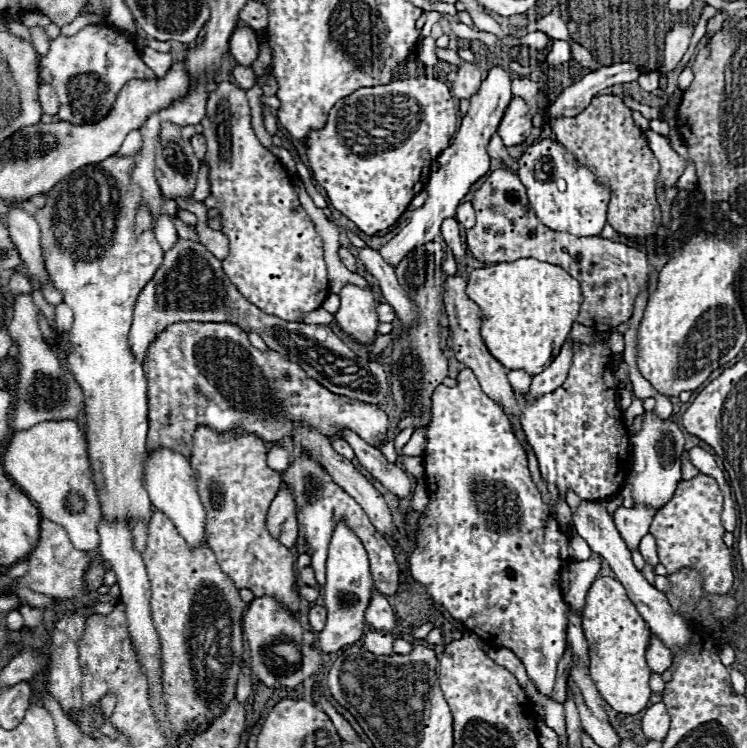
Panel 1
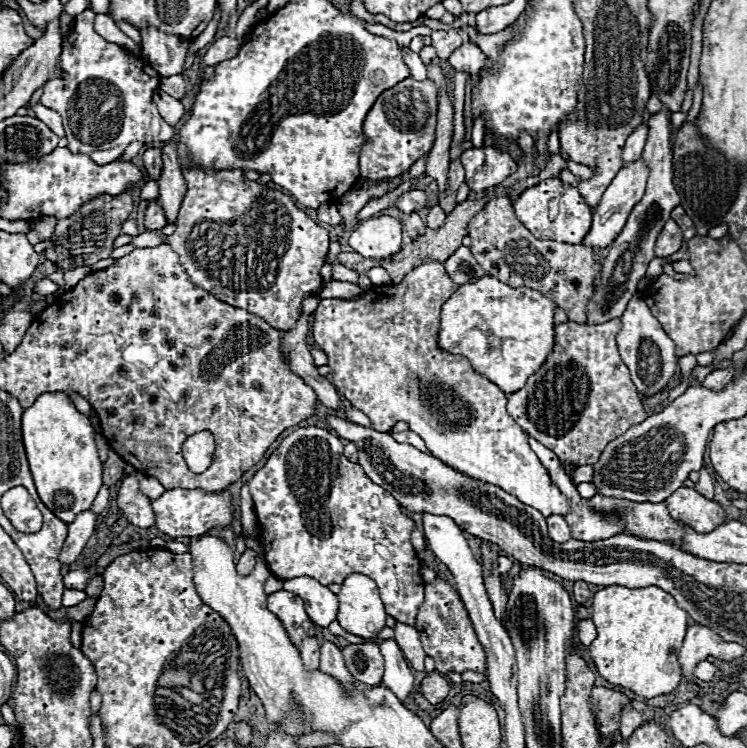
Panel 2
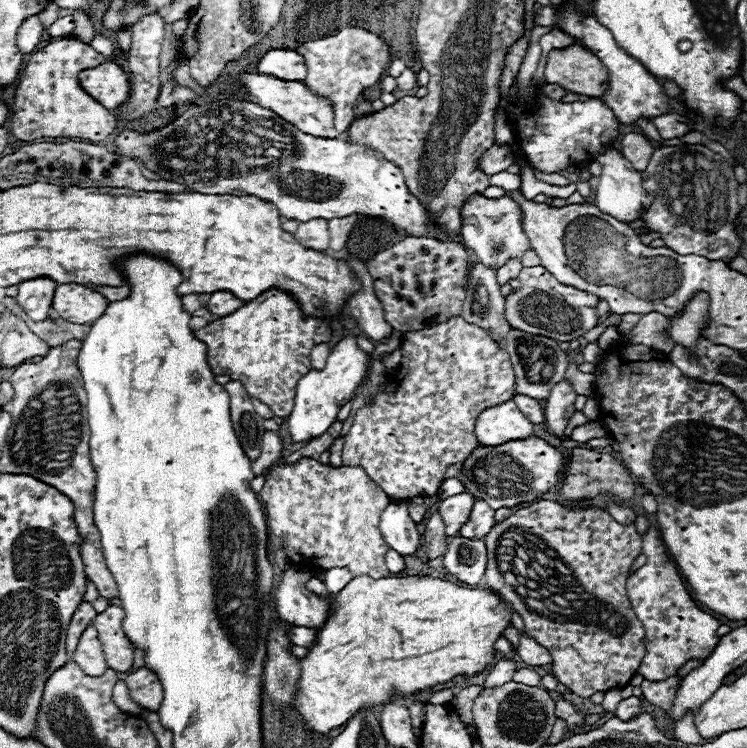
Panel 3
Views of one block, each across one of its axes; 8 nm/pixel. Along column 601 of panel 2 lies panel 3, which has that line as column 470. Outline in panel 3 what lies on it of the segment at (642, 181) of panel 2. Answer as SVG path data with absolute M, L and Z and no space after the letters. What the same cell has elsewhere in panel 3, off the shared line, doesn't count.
M476 194L462 208L460 234L462 234L464 244L472 250L472 254L476 256L476 260L480 264L484 264L486 268L498 270L510 258L522 260L524 252L530 250L530 240L526 238L526 234L522 230L522 218L524 218L524 214L522 214L520 206L514 200L510 200L508 196L484 198L482 194Z

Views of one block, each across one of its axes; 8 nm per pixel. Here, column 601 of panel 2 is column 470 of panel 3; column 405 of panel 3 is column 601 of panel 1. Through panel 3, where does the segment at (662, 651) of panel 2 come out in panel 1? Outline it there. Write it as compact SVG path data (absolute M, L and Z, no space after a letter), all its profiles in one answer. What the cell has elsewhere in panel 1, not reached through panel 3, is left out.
M604 576L592 582L582 610L582 626L590 646L590 676L606 704L628 716L642 712L650 700L648 680L652 670L646 664L650 630L616 578Z

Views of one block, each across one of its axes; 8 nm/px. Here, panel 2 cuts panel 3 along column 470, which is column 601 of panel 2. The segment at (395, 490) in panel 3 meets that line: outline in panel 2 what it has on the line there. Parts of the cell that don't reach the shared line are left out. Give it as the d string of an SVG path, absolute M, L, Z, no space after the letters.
M620 318L594 326L570 320L554 326L550 356L526 386L508 398L508 414L514 422L564 462L594 464L610 440L648 418L630 372L618 356L618 330Z

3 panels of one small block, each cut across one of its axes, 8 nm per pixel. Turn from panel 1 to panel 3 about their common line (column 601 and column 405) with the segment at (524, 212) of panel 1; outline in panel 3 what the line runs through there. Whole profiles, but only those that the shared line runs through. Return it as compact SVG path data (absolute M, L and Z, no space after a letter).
M406 236L402 242L378 252L368 262L368 274L374 280L374 292L382 302L384 318L400 332L422 330L460 316L466 300L468 272L470 250L464 244L440 242L424 236Z

